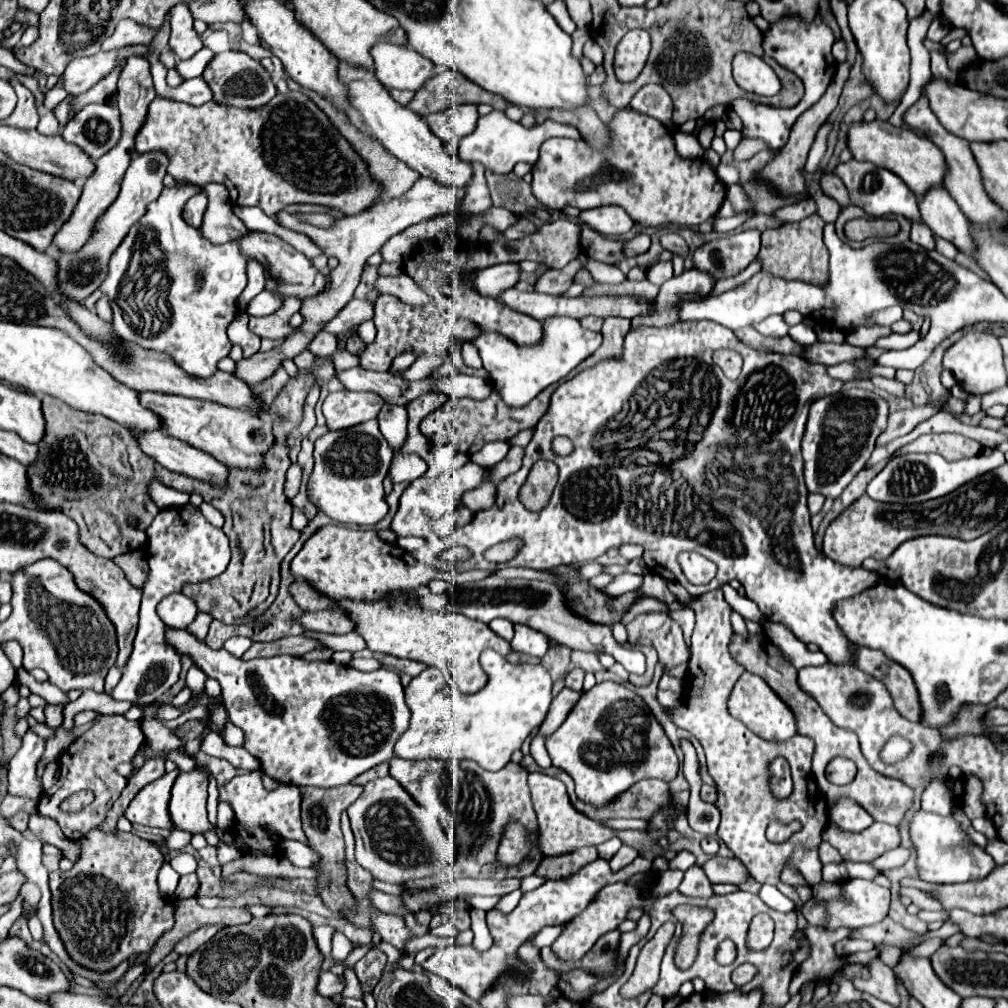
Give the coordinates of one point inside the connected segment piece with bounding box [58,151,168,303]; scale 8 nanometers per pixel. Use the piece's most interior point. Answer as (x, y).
(80, 273)

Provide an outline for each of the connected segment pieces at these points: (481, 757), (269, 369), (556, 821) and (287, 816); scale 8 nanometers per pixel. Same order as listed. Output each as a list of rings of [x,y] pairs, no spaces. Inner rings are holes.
[[[484,651],[480,661],[488,673],[488,685],[474,695],[462,695],[458,685],[450,677],[444,677],[438,669],[432,667],[426,667],[418,677],[410,681],[410,685],[406,687],[406,705],[410,707],[412,717],[410,727],[404,731],[404,735],[398,739],[394,747],[396,757],[410,761],[470,759],[476,761],[482,769],[492,771],[492,767],[504,767],[510,761],[510,755],[522,747],[524,739],[540,727],[552,703],[552,679],[548,671],[542,665],[512,665],[494,651]]]
[[[420,177],[412,185],[412,189],[408,193],[404,193],[402,197],[392,199],[390,203],[376,205],[376,207],[372,207],[368,211],[362,211],[358,215],[352,215],[352,217],[340,217],[338,223],[334,227],[330,227],[330,229],[322,229],[322,227],[314,227],[314,225],[302,223],[302,221],[298,221],[296,217],[290,215],[288,221],[286,221],[286,229],[292,229],[292,231],[298,231],[298,233],[308,235],[316,243],[316,247],[320,247],[324,251],[324,255],[334,255],[340,263],[330,273],[328,289],[324,293],[320,293],[318,297],[312,297],[312,299],[304,299],[302,301],[300,313],[304,315],[304,325],[292,337],[288,337],[278,349],[268,351],[268,353],[256,353],[250,359],[238,361],[234,375],[240,377],[242,381],[246,381],[248,385],[260,383],[266,377],[270,377],[276,371],[276,367],[286,357],[296,357],[300,351],[304,351],[308,347],[310,339],[322,329],[322,323],[326,323],[328,319],[332,319],[352,299],[352,293],[354,293],[356,285],[360,283],[360,277],[362,277],[362,269],[366,265],[366,259],[372,253],[376,253],[392,235],[404,231],[406,227],[410,227],[414,223],[420,223],[424,219],[430,219],[434,215],[442,215],[442,213],[448,213],[448,211],[456,209],[456,205],[460,203],[460,197],[462,195],[464,195],[464,189],[446,187],[446,185],[440,185],[440,183],[432,181],[432,179]]]
[[[534,771],[528,775],[528,785],[530,785],[531,800],[533,809],[538,817],[538,827],[540,827],[540,849],[544,855],[556,855],[556,853],[572,853],[580,847],[586,845],[600,845],[612,837],[618,837],[624,845],[630,845],[634,849],[640,849],[642,845],[654,841],[648,833],[642,831],[612,831],[592,819],[588,819],[584,813],[578,813],[572,803],[570,797],[566,793],[566,785],[562,781],[558,781],[556,777],[550,777],[546,773]]]
[[[259,770],[236,775],[230,783],[220,787],[220,801],[228,801],[232,805],[232,811],[236,815],[234,845],[218,845],[218,861],[220,865],[234,861],[242,857],[244,853],[258,853],[258,855],[278,855],[278,841],[284,839],[296,839],[306,843],[302,825],[300,825],[300,789],[292,785],[278,785],[274,791],[266,791],[262,773]]]

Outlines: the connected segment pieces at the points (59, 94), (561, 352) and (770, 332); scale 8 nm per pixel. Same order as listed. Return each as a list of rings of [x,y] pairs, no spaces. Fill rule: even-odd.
[[[56,83],[56,87],[52,87],[48,93],[46,93],[46,99],[44,99],[44,107],[46,109],[54,109],[62,99],[64,99],[64,85]]]
[[[550,317],[544,323],[544,341],[534,347],[518,347],[500,333],[482,333],[472,339],[478,349],[483,368],[488,371],[490,381],[512,407],[530,403],[548,385],[562,381],[578,363],[590,357],[602,343],[602,335],[588,331],[574,317]]]
[[[772,315],[772,317],[764,319],[762,323],[758,323],[756,329],[758,329],[762,335],[768,335],[768,337],[786,337],[790,327],[786,325],[786,321],[784,321],[782,315],[780,315],[780,317]]]

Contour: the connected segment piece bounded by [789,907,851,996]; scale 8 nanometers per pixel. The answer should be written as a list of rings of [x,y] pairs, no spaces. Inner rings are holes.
[[[796,907],[798,927],[804,929],[810,941],[810,957],[797,968],[789,985],[790,996],[796,995],[802,985],[808,981],[822,980],[835,970],[847,965],[842,956],[835,952],[834,945],[843,939],[850,938],[851,929],[838,928],[836,931],[826,931],[807,923],[802,915],[802,909]]]

